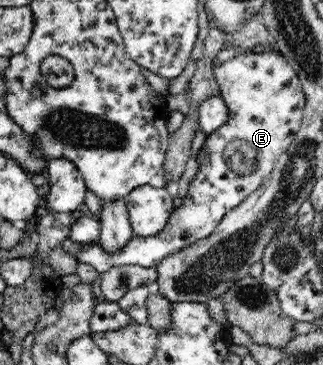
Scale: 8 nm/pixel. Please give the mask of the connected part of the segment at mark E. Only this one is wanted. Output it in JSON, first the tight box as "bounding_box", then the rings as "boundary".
{"bounding_box":[60,51,305,274],"boundary":[[[277,51],[228,57],[225,63],[213,69],[213,72],[221,87],[221,97],[229,105],[232,115],[227,125],[206,137],[205,141],[208,141],[206,151],[210,154],[210,161],[205,166],[199,166],[197,175],[183,200],[183,205],[173,210],[167,226],[157,235],[149,237],[135,235],[123,247],[112,252],[103,248],[99,243],[80,244],[70,237],[62,241],[60,246],[79,263],[91,265],[99,274],[121,265],[154,267],[168,255],[177,253],[213,233],[213,229],[216,229],[219,221],[225,217],[225,213],[245,201],[245,198],[251,195],[269,177],[270,173],[273,173],[275,161],[289,150],[293,137],[299,132],[304,121],[305,95],[301,90],[297,74],[294,69],[291,69],[285,56]]]}

